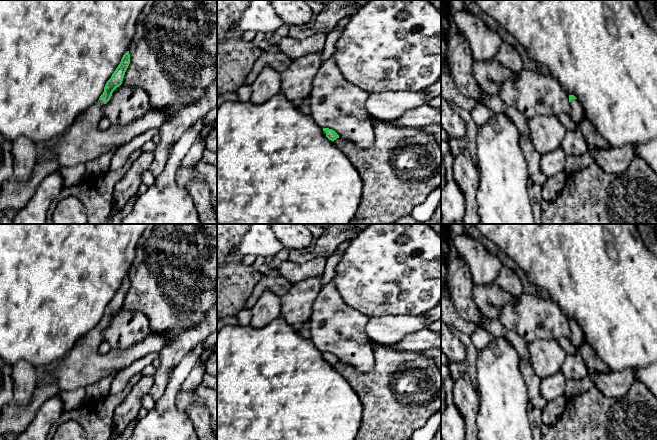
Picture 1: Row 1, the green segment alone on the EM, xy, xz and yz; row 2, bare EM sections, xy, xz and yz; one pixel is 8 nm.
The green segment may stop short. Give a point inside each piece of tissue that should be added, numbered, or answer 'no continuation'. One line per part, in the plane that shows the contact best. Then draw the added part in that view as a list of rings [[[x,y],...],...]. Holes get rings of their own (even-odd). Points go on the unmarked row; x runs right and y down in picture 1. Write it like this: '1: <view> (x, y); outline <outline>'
1: yz (574, 367); outline [[[577,323],[570,326],[570,342],[575,347],[574,354],[567,354],[563,362],[561,371],[566,379],[579,380],[588,376],[588,368],[580,354],[580,345],[584,339],[582,330]]]

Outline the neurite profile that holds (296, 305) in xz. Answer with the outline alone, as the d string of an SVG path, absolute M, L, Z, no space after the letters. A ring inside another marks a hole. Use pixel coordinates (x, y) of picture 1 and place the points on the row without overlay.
M322 276L308 278L292 285L289 291L280 297L280 317L295 331L300 332L303 324L309 321L322 286Z

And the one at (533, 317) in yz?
M526 293L516 297L516 304L506 304L498 321L530 344L539 339L570 338L569 319L551 298Z

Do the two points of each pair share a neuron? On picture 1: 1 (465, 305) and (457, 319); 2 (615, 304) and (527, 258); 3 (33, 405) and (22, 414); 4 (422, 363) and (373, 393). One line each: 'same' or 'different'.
1: different
2: same
3: same
4: same

